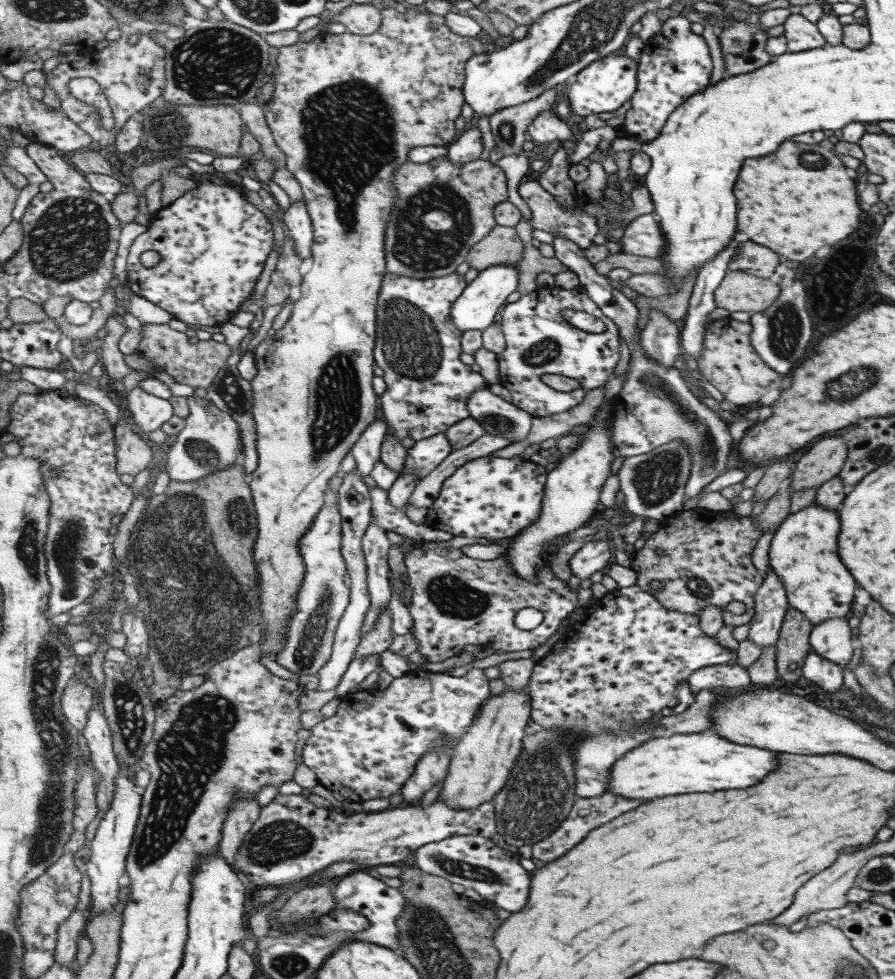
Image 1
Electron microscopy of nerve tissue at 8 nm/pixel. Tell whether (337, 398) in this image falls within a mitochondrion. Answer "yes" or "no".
yes

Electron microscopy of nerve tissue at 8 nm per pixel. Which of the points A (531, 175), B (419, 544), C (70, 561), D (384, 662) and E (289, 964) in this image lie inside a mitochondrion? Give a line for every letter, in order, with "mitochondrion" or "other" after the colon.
A: other
B: other
C: mitochondrion
D: other
E: mitochondrion

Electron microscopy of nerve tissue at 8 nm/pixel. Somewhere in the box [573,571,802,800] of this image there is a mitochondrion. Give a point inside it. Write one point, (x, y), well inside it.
(697, 587)

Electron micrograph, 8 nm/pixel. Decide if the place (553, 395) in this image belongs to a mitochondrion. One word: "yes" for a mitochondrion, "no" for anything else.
no

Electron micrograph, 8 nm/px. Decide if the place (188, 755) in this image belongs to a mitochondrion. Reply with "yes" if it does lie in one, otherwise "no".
yes

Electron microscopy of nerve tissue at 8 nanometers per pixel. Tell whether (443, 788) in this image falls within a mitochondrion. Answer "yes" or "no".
no

